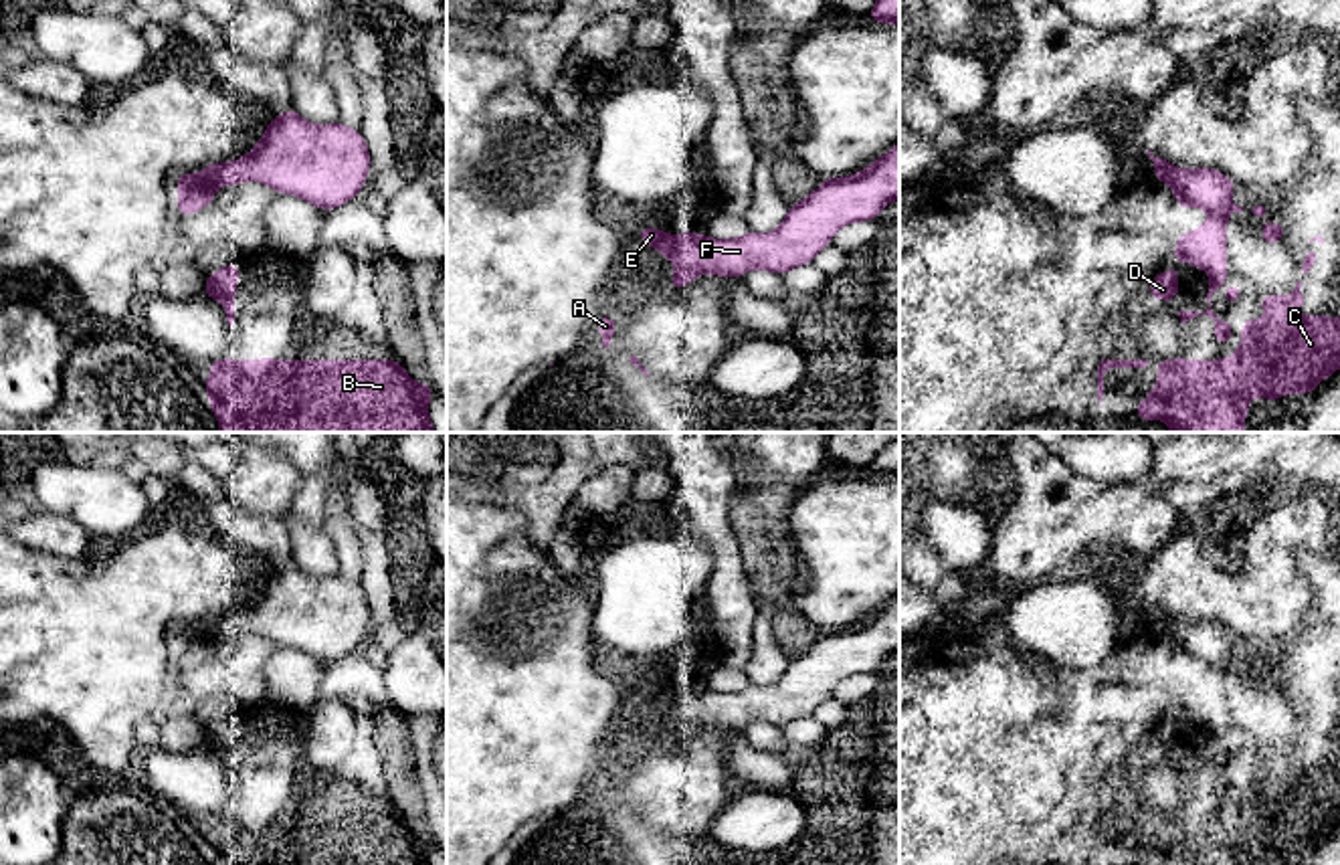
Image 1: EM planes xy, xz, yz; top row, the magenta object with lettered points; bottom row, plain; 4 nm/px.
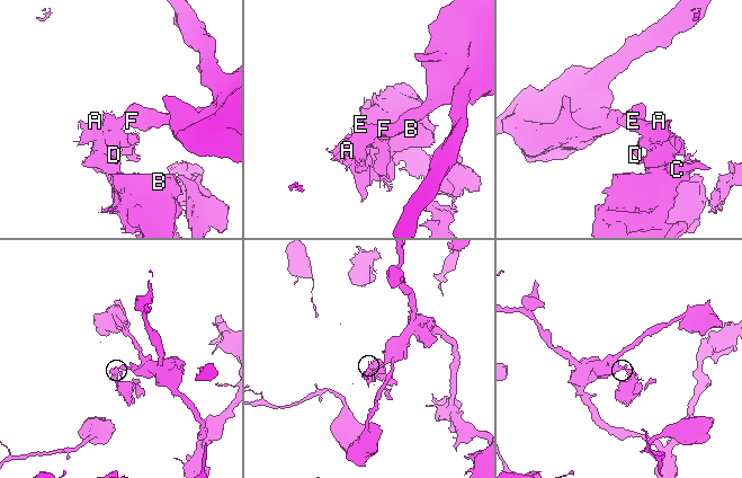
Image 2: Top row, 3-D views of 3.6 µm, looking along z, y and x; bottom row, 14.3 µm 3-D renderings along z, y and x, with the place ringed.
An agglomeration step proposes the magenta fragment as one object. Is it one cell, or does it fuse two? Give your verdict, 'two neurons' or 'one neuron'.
two neurons

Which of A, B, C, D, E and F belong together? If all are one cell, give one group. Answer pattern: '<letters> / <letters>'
A B C D F / E

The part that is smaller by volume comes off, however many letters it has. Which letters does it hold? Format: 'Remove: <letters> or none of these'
Remove: E

